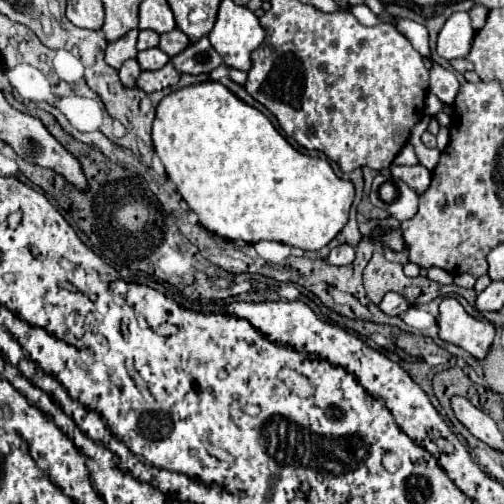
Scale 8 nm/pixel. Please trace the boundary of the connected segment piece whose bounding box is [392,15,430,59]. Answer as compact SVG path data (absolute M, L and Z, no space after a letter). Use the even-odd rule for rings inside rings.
M392 15L392 25L410 41L410 45L422 55L430 59L430 47L428 47L428 29L416 21L410 21L406 17Z

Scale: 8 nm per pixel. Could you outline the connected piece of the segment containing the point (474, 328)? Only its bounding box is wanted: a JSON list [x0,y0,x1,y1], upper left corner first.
[436,297,494,359]

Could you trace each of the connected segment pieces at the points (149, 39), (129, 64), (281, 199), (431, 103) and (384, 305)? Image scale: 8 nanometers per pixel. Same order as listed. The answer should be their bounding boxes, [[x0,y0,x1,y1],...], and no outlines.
[[136,31,158,51],[118,59,140,87],[152,81,354,251],[426,95,452,115],[380,293,410,315]]

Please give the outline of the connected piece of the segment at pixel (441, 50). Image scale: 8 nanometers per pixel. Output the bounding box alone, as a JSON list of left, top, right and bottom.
[438,13,474,61]

